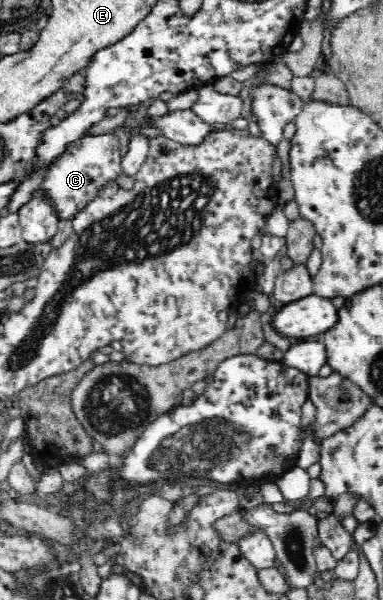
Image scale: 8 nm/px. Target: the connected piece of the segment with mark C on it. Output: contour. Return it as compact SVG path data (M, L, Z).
M105 132L105 135L84 135L80 139L71 141L66 145L61 155L47 167L43 181L38 185L44 199L50 201L54 213L61 221L71 221L77 213L81 213L103 191L107 183L116 180L122 175L119 171L119 155L107 155L117 153L117 135Z

